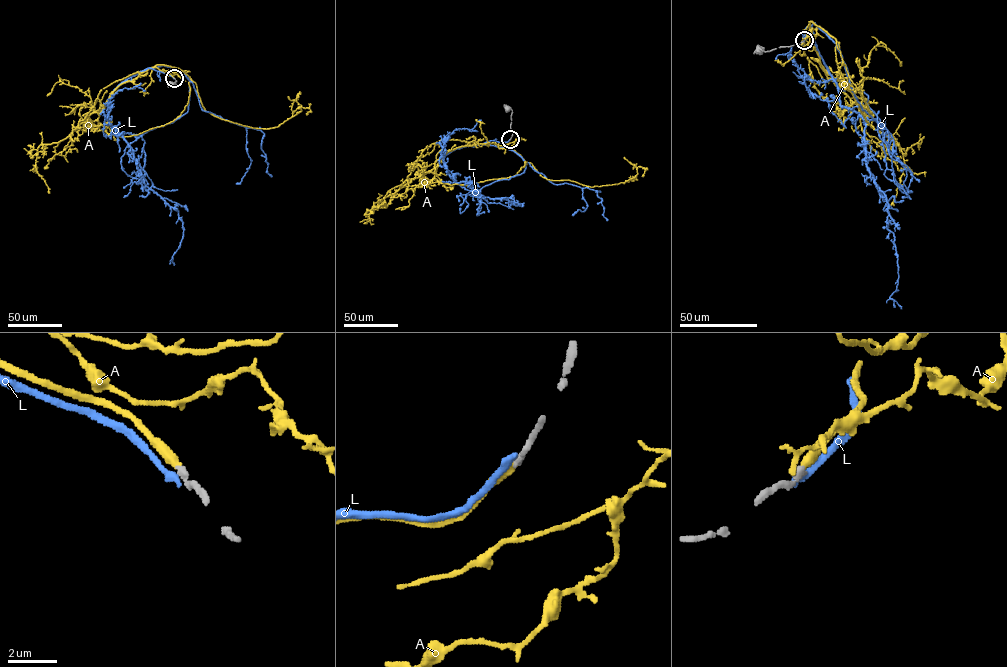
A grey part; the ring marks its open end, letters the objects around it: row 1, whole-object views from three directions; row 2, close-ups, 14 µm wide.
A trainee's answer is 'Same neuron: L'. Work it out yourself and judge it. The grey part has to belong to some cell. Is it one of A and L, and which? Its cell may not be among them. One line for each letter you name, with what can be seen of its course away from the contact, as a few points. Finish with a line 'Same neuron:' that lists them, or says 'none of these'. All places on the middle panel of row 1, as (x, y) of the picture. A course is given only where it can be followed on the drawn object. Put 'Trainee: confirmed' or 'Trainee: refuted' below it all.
A: Its course: (510, 139), (491, 143), (514, 150), (548, 179), (593, 187), (628, 181), (638, 166), (646, 168), (642, 175)
Same neuron: A
Trainee: refuted

